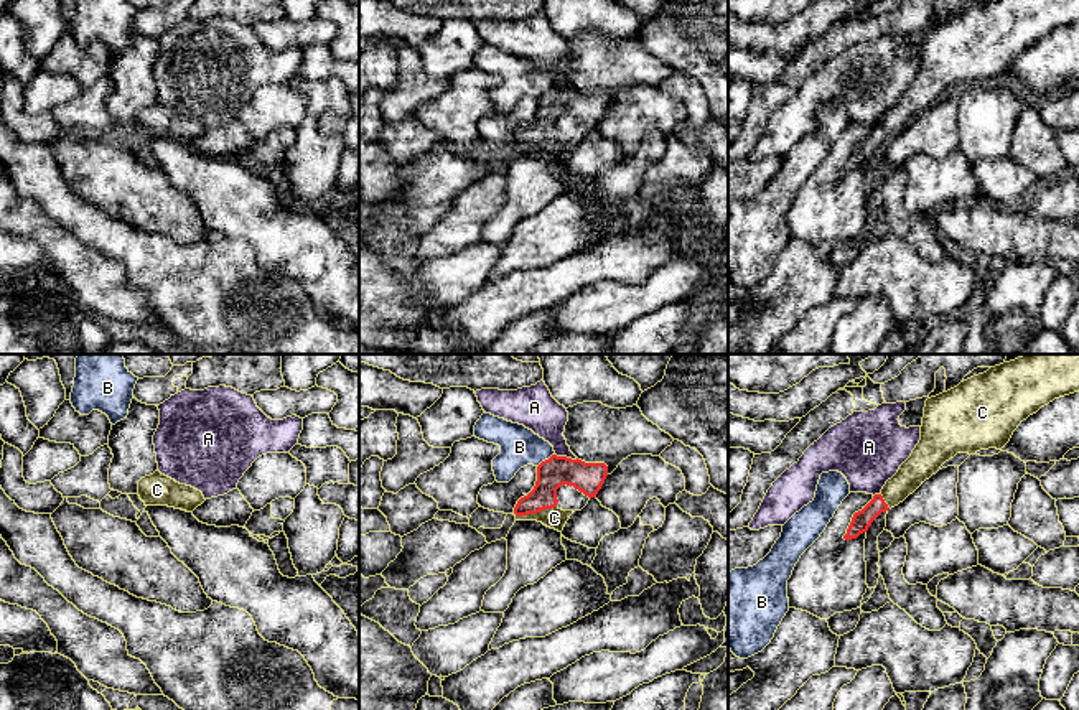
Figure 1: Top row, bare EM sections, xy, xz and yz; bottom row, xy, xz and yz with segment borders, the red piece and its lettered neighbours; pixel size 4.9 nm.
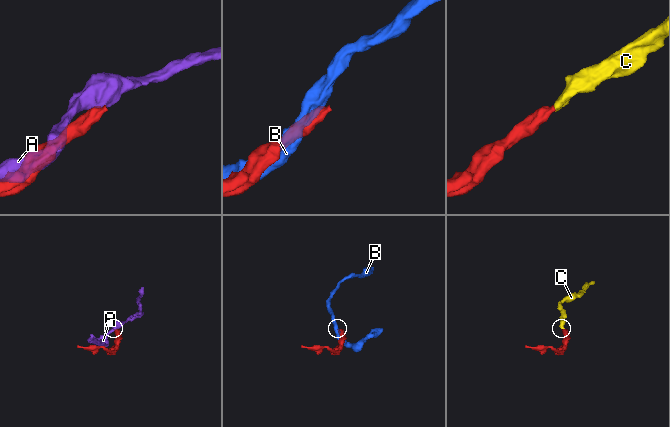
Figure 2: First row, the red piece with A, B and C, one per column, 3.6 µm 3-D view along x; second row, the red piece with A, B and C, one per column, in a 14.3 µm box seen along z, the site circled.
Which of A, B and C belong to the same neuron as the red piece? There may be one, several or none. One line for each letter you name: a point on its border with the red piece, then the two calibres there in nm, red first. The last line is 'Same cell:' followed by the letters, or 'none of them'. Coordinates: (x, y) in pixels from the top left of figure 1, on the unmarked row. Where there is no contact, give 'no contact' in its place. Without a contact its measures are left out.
C: xz (534, 144) | 150/100 nm
Same cell: C

